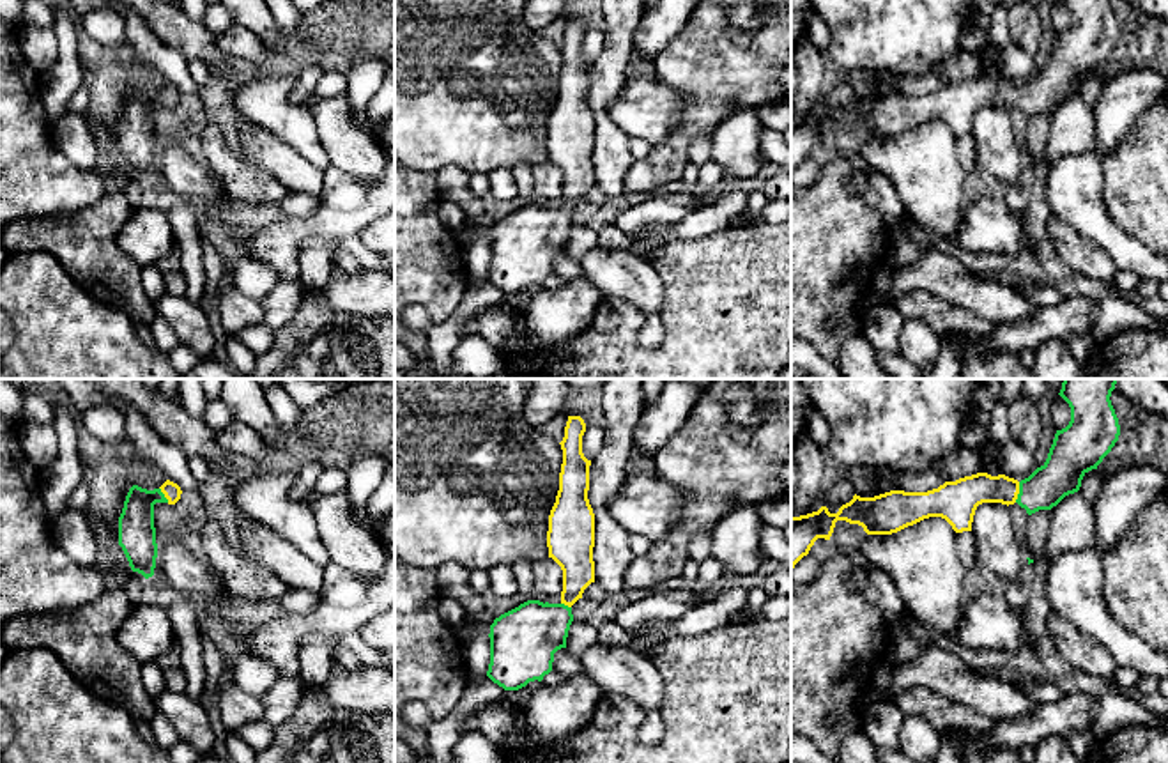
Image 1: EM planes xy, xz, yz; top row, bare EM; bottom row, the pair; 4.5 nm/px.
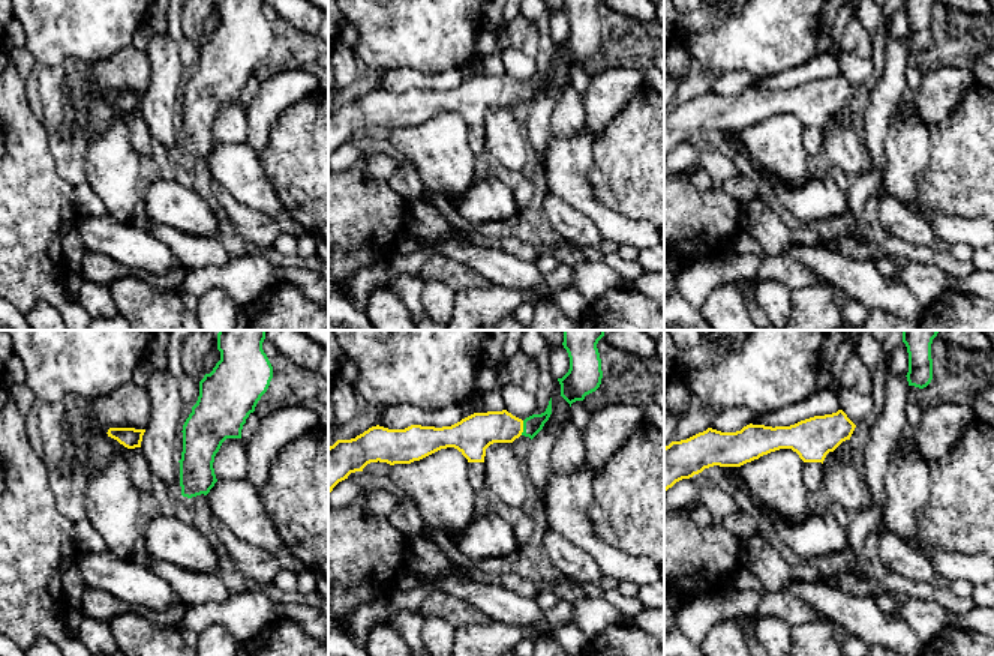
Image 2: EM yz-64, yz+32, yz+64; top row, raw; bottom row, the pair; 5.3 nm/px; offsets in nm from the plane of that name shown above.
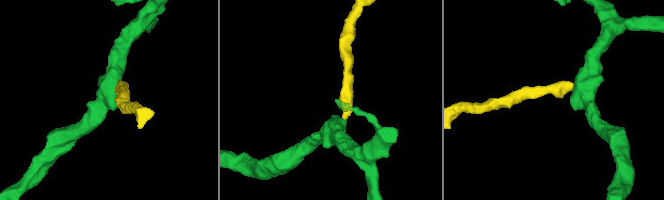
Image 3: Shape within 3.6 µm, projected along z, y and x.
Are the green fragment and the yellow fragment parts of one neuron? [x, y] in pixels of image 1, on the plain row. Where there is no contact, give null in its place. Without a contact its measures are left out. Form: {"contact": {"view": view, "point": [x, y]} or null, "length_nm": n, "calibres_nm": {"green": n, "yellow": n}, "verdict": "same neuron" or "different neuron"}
{"contact": {"view": "yz", "point": [1020, 96]}, "length_nm": 100, "calibres_nm": {"green": 190, "yellow": 160}, "verdict": "same neuron"}

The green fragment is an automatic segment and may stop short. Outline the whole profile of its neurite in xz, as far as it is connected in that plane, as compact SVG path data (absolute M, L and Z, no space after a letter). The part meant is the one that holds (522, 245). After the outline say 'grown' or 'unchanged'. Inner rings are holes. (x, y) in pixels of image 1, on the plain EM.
M568 19L559 46L559 94L549 119L547 150L563 173L561 205L527 204L490 228L487 280L504 294L542 285L552 274L554 257L566 251L572 209L595 186L595 117L588 103L591 64L582 57L584 35L584 23Z; grown

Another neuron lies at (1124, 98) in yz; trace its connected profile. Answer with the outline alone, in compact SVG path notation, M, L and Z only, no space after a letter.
M1133 69L1104 80L1092 106L1094 149L1104 158L1127 136L1134 120L1168 92L1168 76L1154 69Z

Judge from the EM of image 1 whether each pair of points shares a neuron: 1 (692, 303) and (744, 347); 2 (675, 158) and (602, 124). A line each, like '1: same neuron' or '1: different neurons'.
1: same neuron
2: different neurons

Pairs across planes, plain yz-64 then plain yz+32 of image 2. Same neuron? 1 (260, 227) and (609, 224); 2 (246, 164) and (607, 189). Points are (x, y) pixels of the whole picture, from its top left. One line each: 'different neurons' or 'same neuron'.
1: different neurons
2: different neurons

